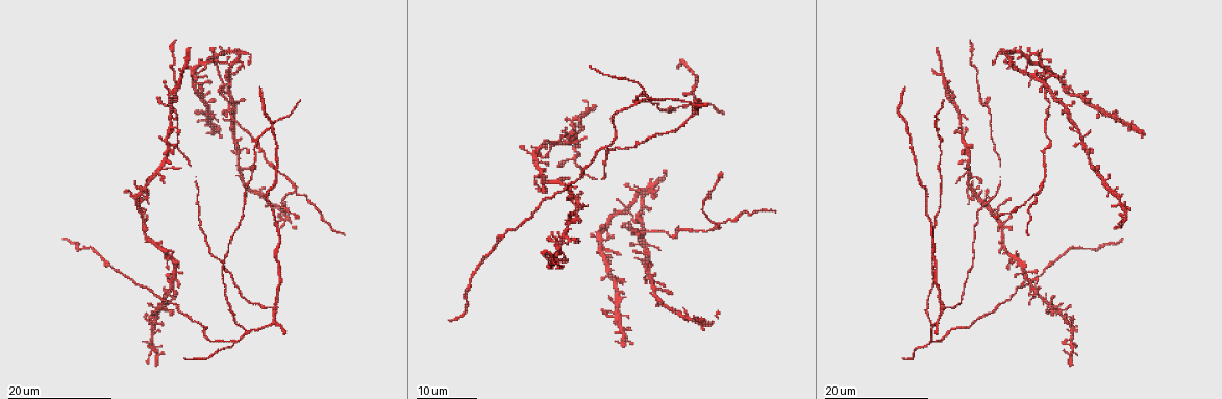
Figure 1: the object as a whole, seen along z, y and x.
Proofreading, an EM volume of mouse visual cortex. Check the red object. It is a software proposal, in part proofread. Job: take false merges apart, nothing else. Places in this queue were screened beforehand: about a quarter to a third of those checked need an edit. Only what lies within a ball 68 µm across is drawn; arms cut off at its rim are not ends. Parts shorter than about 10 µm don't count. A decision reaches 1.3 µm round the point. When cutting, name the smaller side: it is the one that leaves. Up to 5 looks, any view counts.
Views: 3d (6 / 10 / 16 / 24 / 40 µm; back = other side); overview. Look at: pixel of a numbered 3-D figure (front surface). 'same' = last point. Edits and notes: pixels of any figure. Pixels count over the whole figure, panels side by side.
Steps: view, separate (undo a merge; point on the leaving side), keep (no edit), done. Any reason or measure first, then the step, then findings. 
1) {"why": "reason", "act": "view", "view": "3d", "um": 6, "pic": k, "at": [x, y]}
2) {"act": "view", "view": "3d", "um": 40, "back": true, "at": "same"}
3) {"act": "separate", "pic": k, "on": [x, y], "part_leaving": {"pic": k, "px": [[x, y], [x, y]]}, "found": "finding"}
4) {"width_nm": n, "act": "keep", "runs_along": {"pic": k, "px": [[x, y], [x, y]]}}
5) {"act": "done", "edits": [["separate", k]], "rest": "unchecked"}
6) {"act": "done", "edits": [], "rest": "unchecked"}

{"why": "thick turns thin", "act": "view", "view": "3d", "um": 16, "pic": 1, "at": [984, 104]}

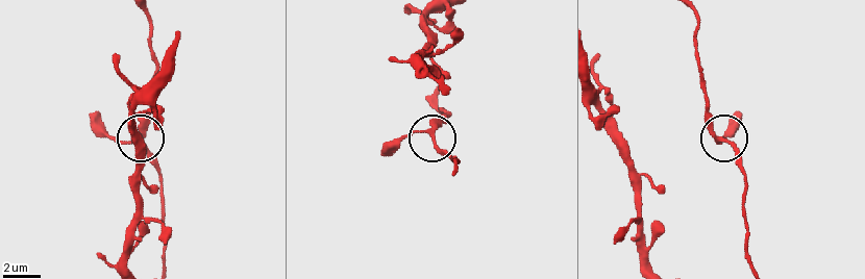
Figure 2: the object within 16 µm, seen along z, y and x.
{"act": "view", "view": "3d", "um": 10, "pic": 2, "at": [717, 138]}

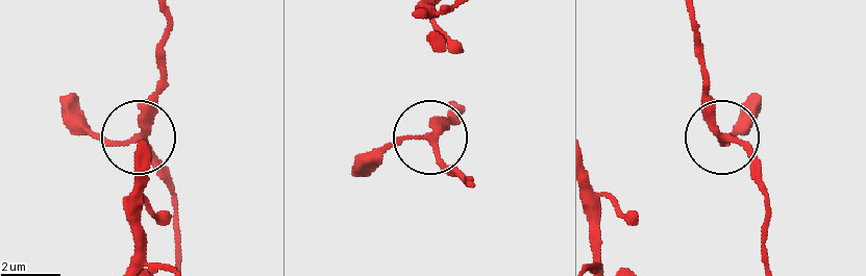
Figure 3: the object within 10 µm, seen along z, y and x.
{"width_nm": 210, "act": "keep", "found": "continuous, no second neuron"}

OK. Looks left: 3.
{"why": "a fork", "act": "view", "view": "3d", "um": 16, "pic": 1, "at": [718, 225]}

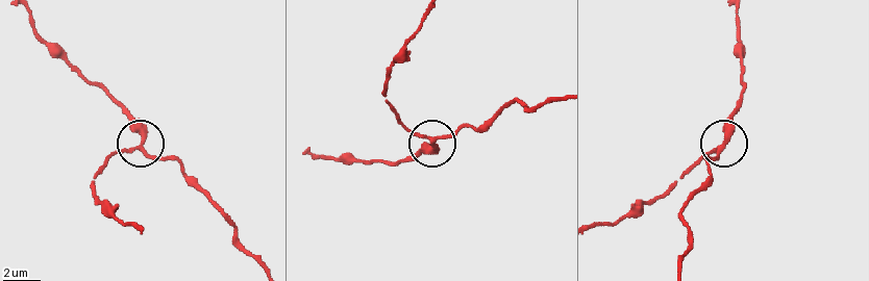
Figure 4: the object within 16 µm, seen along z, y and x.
{"act": "view", "view": "3d", "um": 6, "pic": 4, "at": [142, 148]}

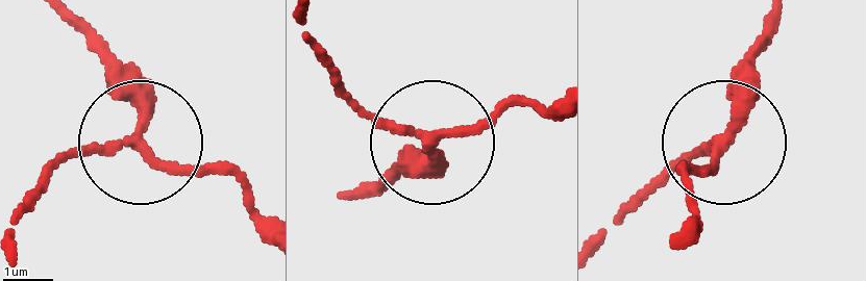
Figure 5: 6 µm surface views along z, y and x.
{"arms": 3, "act": "keep", "runs_along": {"pic": 5, "px": [[60, 21], [98, 58], [148, 149], [197, 170], [243, 170]]}, "found": "all the same neuron"}

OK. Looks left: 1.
{"act": "done", "edits": [], "rest": "unchecked"}

